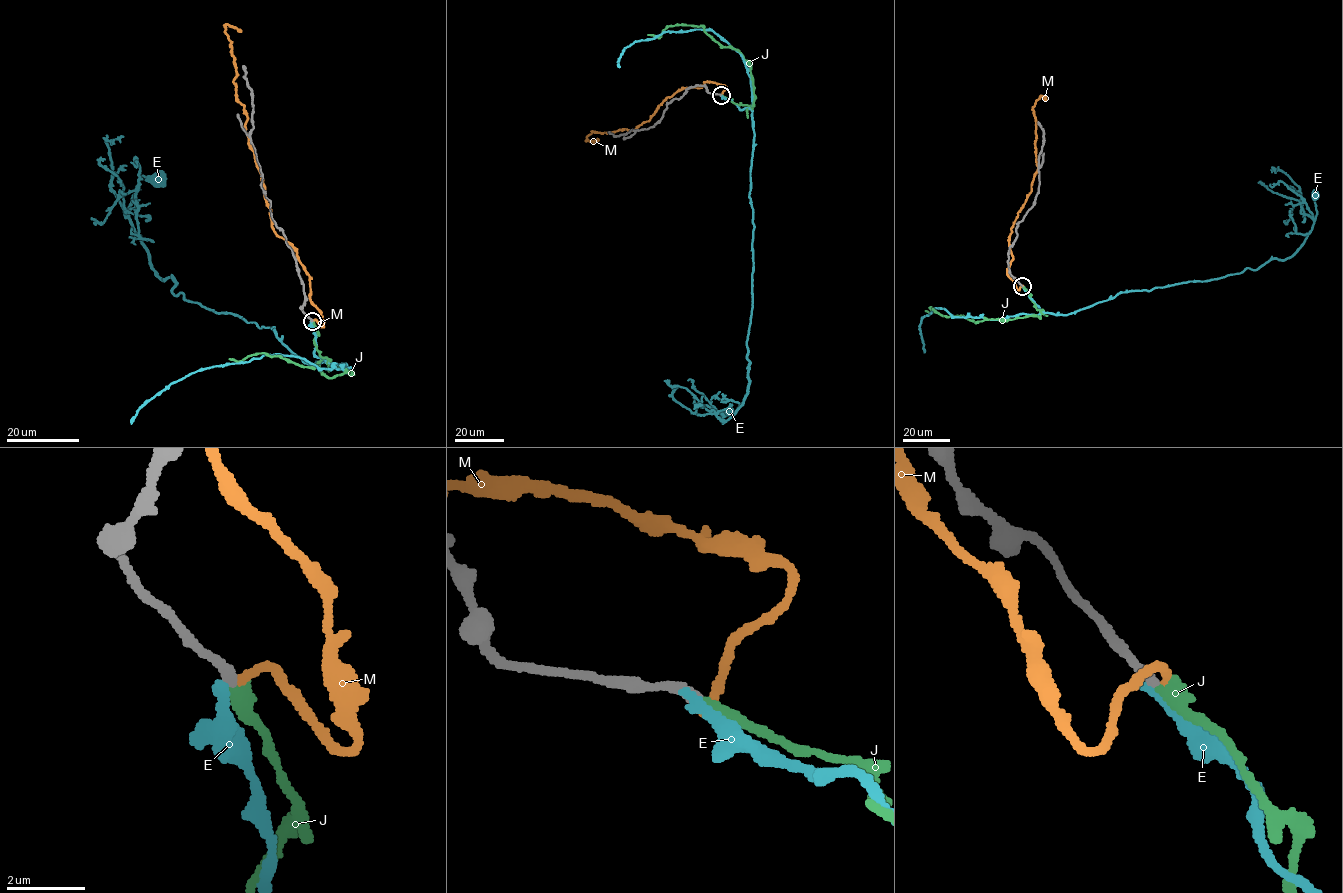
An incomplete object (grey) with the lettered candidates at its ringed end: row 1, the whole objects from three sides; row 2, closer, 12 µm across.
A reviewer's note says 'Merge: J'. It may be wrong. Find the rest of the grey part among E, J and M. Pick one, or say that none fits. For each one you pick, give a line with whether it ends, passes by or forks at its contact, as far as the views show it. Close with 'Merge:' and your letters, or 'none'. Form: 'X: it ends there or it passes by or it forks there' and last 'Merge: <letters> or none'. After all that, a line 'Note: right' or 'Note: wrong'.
J: it ends there
Merge: J
Note: right

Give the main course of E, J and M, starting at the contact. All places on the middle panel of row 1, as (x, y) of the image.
E: (720, 94), (742, 110), (751, 109), (754, 137), (749, 384), (740, 407), (722, 423), (721, 415), (727, 411)
J: (721, 94), (753, 105), (750, 65), (736, 49), (702, 26), (670, 25), (659, 38), (648, 35)
M: (721, 95), (726, 88), (719, 84), (683, 88), (634, 130), (592, 131), (587, 136), (599, 139)

